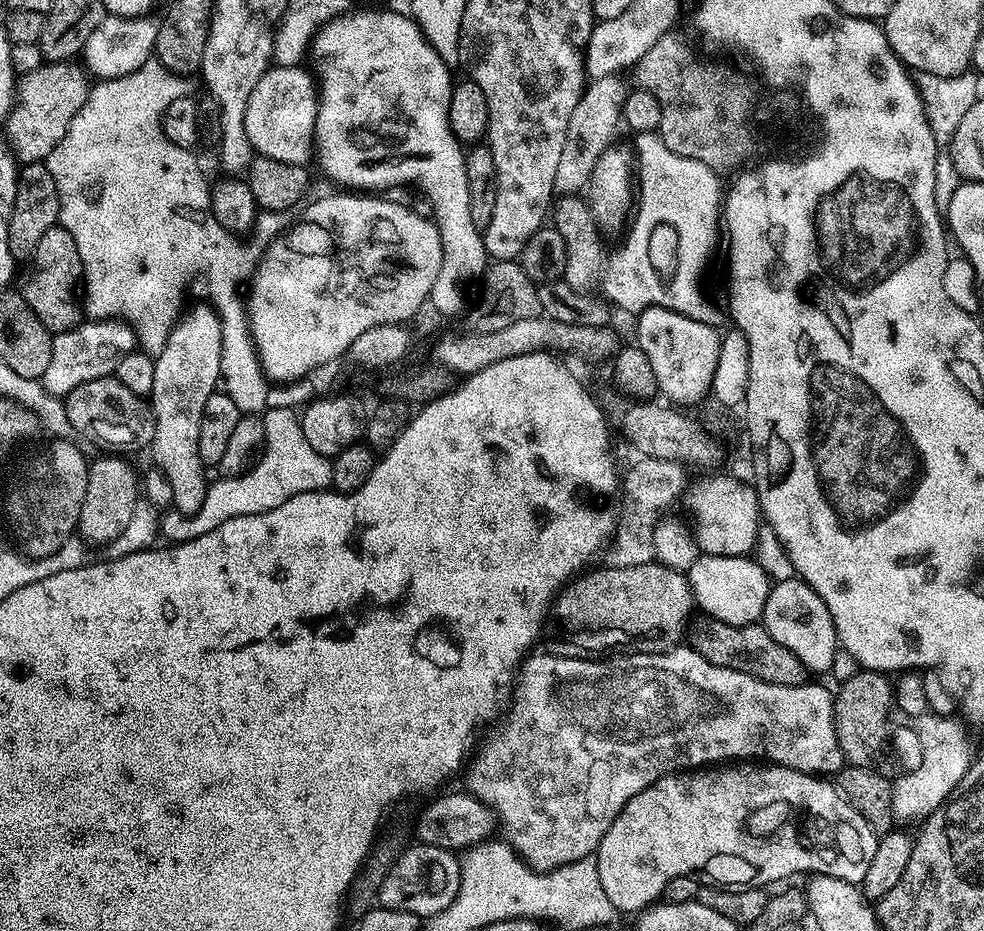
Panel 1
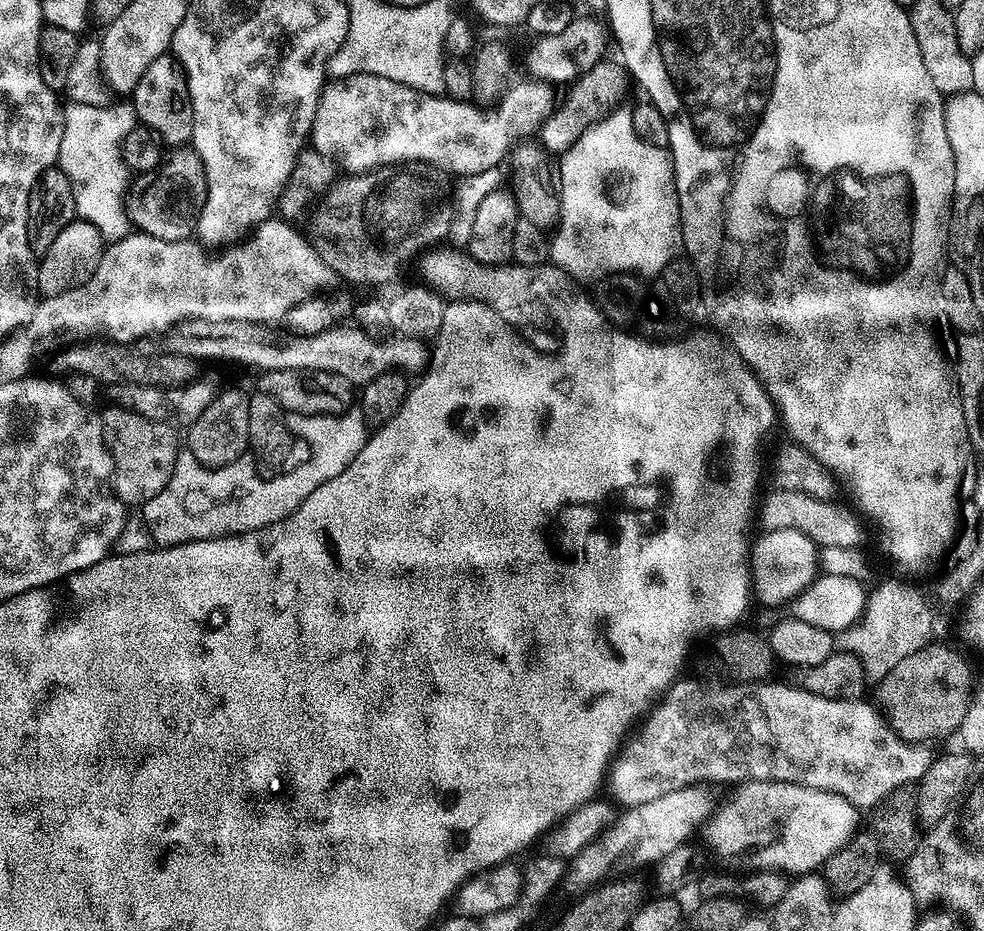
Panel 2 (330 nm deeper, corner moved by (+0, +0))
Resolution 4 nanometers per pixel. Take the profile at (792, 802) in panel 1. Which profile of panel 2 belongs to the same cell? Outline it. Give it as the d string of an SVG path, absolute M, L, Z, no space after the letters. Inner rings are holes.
M750 780L741 785L735 791L736 797L732 800L732 805L724 812L717 813L707 825L708 840L721 852L724 856L733 856L740 864L745 864L745 869L759 870L762 868L771 868L775 871L785 874L812 874L817 870L823 869L824 863L831 858L835 852L847 844L849 840L856 834L858 825L856 825L856 816L858 810L850 802L846 802L844 798L836 794L830 794L826 790L814 790L810 786L798 786L797 784L787 784L786 782L778 782L777 780Z

